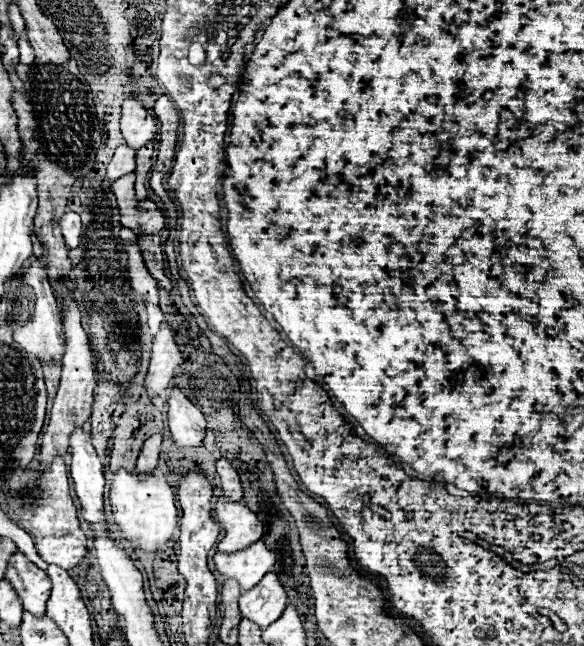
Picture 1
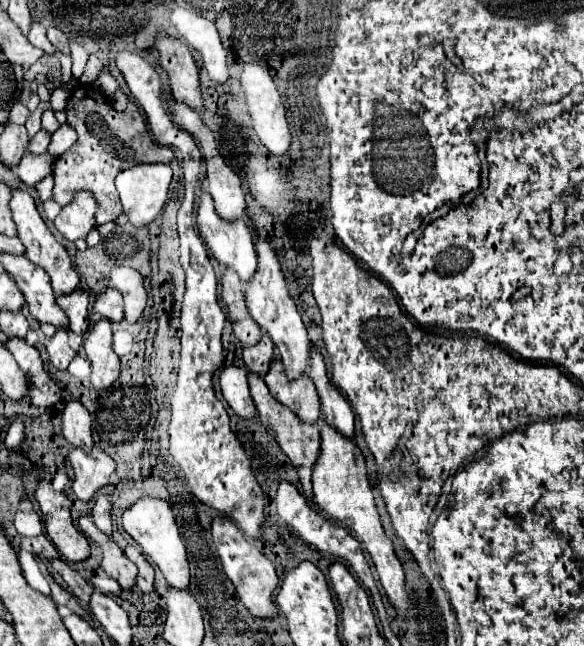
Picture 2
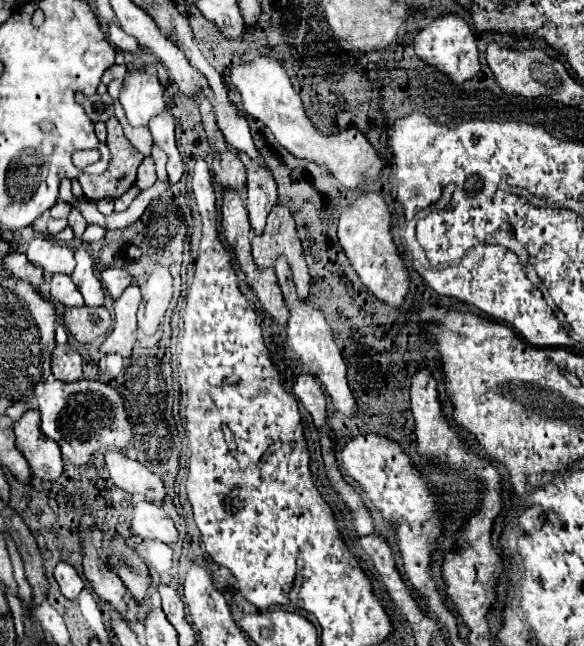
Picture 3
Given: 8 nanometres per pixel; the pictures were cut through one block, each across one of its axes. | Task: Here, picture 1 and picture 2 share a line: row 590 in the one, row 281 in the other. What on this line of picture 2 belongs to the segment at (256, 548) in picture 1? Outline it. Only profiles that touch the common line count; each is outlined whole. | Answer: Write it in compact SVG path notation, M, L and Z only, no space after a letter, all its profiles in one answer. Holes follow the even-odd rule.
M202 188L202 194L200 194L200 202L198 202L198 214L196 214L196 222L198 222L198 230L200 230L200 236L204 238L204 242L208 244L208 248L212 250L214 258L226 266L226 268L234 268L242 282L246 282L254 270L256 270L256 250L252 246L252 234L250 234L250 228L246 224L246 220L224 220L216 214L214 210L214 202L212 202L212 196L206 192L206 188Z

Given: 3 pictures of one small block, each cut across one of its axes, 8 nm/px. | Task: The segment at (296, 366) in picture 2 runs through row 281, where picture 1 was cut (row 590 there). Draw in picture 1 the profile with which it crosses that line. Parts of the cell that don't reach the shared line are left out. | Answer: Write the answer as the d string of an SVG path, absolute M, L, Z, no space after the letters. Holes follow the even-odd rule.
M270 572L264 580L256 584L256 588L244 592L238 604L242 618L256 622L260 628L266 628L280 618L280 614L288 604L288 598L276 574Z

